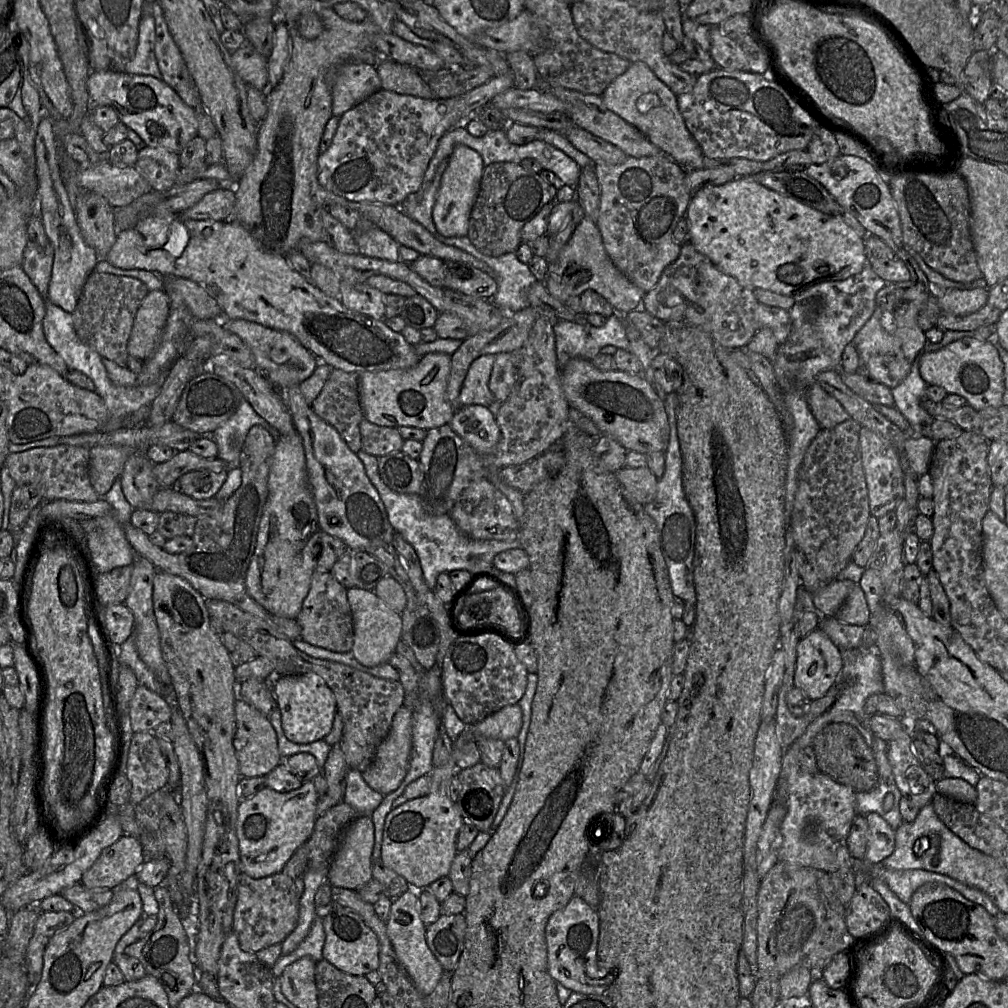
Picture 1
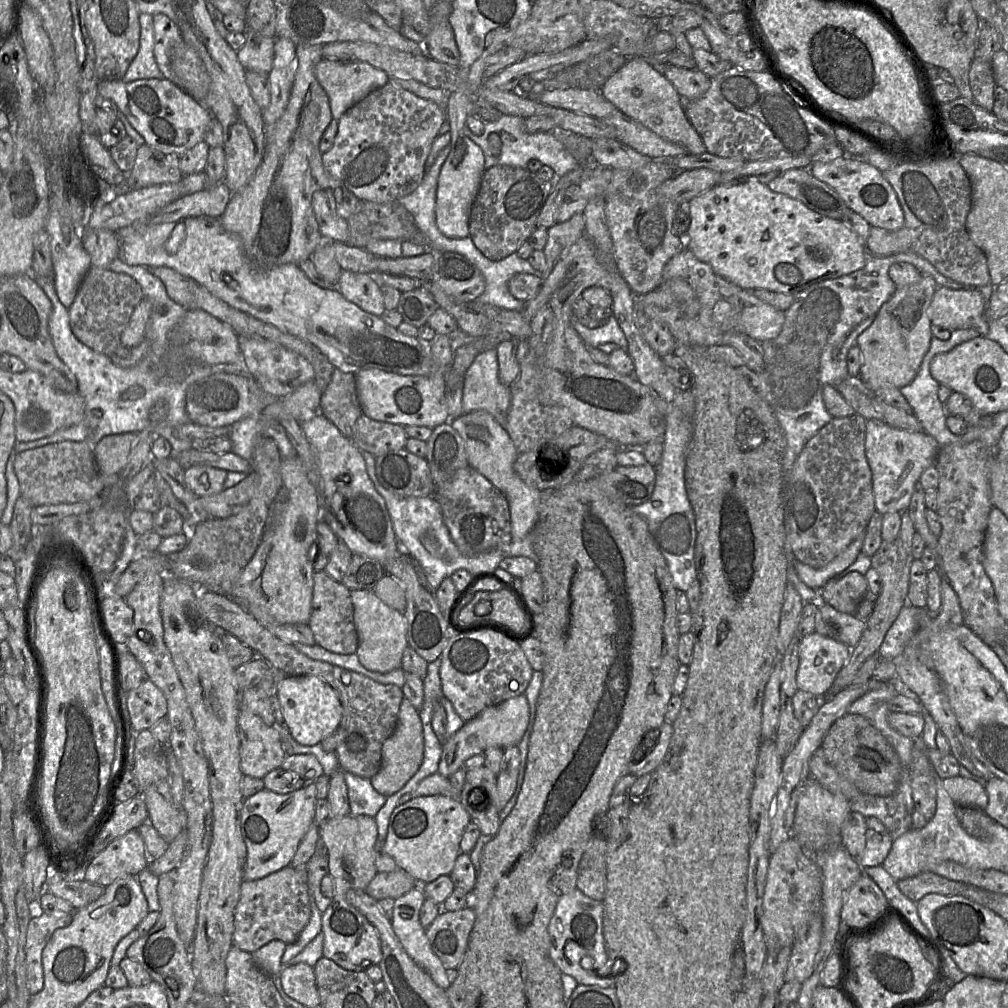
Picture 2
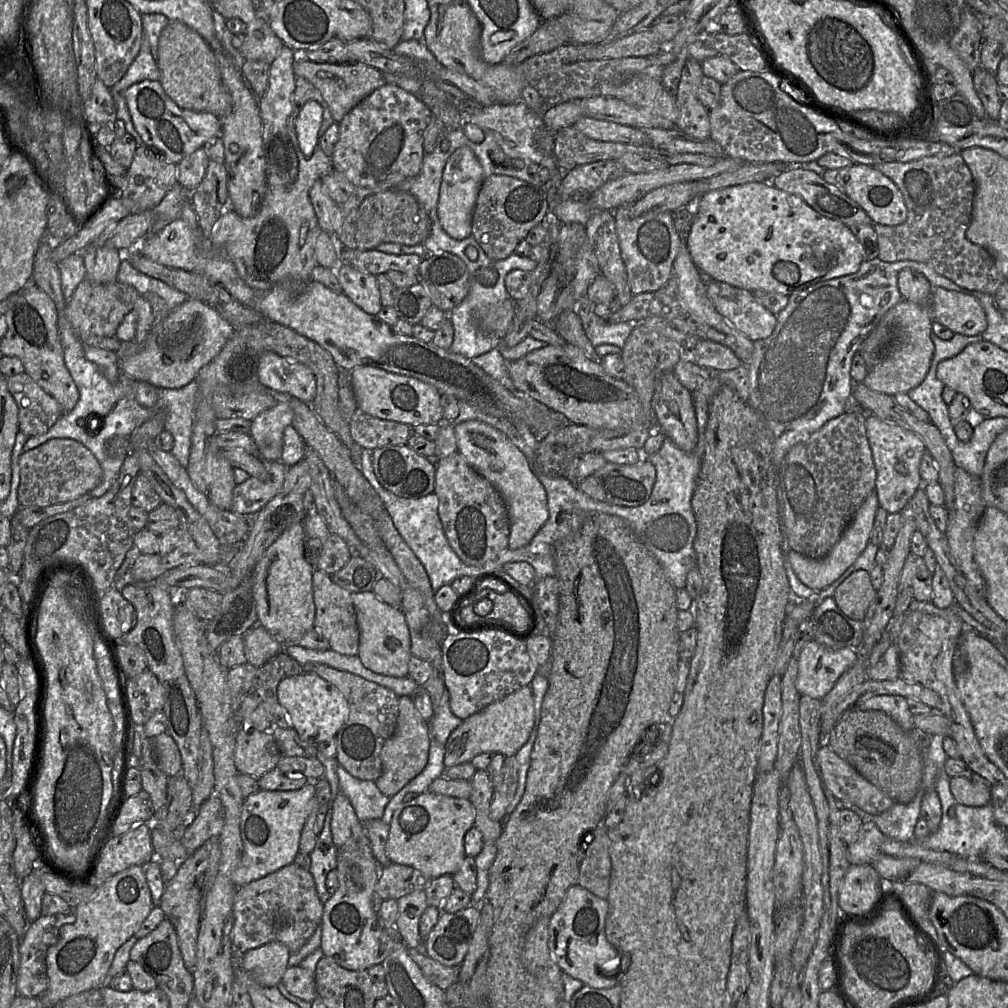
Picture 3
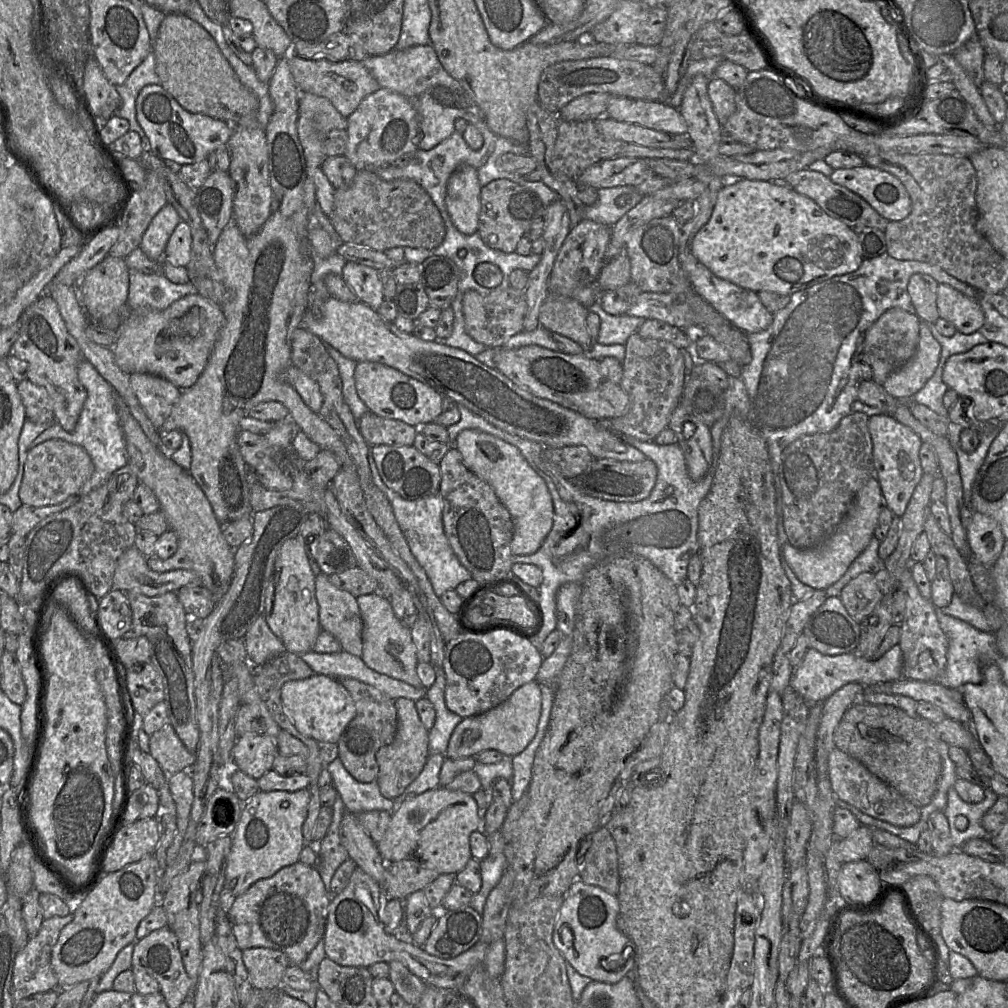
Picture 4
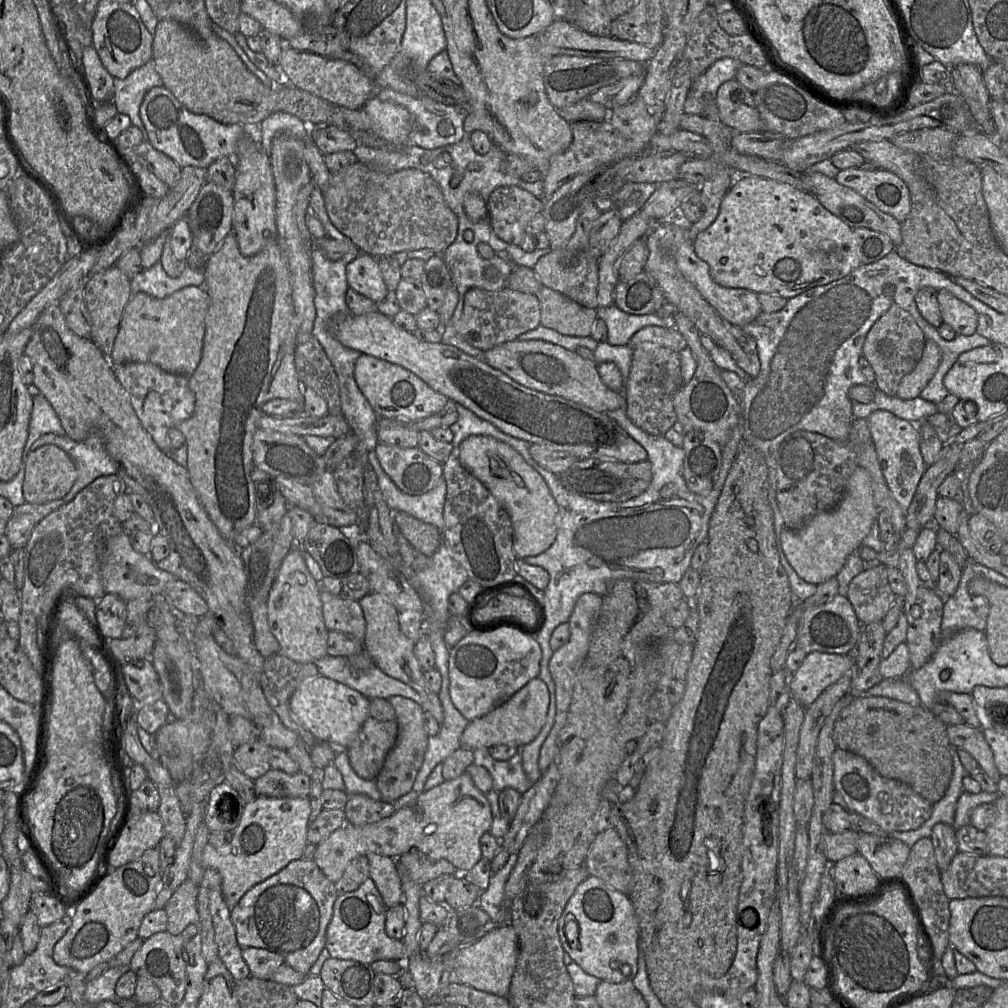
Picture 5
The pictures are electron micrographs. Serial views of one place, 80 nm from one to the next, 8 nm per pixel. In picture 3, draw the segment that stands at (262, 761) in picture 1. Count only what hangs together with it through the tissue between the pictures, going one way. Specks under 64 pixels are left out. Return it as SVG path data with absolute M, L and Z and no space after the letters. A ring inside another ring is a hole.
M240 724L234 750L234 763L239 774L258 780L276 768L281 757L272 730L259 731Z

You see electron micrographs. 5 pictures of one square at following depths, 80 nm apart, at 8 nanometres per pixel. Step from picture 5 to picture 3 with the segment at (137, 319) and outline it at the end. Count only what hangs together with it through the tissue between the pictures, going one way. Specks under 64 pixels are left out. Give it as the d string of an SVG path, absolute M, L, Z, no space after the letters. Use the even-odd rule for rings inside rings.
M189 298L157 323L141 343L135 338L122 342L116 352L125 376L146 381L158 388L181 388L199 374L222 350L235 329L215 309L205 302Z

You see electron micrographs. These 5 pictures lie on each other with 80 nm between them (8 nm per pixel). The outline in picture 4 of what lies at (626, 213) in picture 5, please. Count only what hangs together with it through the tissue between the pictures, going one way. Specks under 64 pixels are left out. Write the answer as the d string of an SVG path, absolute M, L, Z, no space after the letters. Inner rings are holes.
M617 186L612 188L602 188L597 190L598 199L592 205L582 206L582 220L590 220L597 223L613 226L629 210L634 208L645 194L641 194L636 186Z

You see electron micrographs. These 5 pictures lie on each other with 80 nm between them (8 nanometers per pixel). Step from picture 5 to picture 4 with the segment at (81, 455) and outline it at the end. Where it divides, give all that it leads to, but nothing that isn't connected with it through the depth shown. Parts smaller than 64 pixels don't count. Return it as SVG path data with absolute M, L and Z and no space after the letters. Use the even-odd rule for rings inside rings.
M85 359L79 362L77 374L79 381L87 391L87 398L74 431L64 430L55 421L29 445L29 450L51 439L60 439L83 447L94 464L94 472L80 491L75 494L82 497L104 484L115 471L128 464L128 453L117 411L117 393L95 367Z

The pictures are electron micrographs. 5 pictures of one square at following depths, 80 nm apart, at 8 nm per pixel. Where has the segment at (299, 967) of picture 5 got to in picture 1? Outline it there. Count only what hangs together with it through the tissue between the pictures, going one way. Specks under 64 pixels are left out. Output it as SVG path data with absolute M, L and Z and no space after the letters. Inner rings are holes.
M244 872L238 876L237 902L233 914L233 931L240 948L257 953L275 944L281 944L295 929L299 918L300 897L294 879L283 873L254 879Z

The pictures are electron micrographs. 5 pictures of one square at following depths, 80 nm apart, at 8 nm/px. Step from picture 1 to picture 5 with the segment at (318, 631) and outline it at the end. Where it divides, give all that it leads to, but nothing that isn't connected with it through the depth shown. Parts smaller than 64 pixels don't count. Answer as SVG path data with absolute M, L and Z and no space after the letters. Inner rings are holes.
M321 586L320 599L327 629L351 635L364 644L366 622L359 601L333 595Z

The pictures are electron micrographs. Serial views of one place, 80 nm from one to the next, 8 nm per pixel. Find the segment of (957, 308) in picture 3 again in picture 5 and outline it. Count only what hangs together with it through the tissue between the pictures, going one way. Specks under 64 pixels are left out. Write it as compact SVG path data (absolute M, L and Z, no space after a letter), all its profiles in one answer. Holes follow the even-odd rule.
M947 290L938 291L937 298L944 323L952 326L958 335L976 333L978 314L973 307Z

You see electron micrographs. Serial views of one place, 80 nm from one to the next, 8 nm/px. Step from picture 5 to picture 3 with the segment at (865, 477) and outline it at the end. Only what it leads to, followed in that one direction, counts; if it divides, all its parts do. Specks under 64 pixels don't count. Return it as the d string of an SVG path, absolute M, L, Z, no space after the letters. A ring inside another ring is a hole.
M873 491L864 500L839 541L832 548L830 553L823 558L812 559L801 555L794 550L789 550L786 558L792 565L799 580L810 589L816 591L817 594L836 581L857 560L869 543L878 507L878 496L876 491Z

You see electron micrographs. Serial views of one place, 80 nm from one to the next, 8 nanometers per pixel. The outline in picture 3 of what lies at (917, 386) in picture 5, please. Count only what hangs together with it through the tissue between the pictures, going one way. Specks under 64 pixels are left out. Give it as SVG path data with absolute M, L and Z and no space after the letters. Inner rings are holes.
M902 299L898 304L896 304L894 307L889 309L883 315L883 317L880 319L880 321L878 322L876 327L869 333L869 335L862 343L861 348L859 350L861 352L861 354L863 355L863 357L864 357L864 353L880 353L880 356L881 356L881 353L884 352L883 355L881 356L881 358L879 359L879 361L877 362L877 364L868 371L868 374L866 375L866 377L864 378L862 383L865 386L867 386L868 388L870 388L871 390L886 393L888 395L894 395L897 393L907 393L909 390L919 386L924 381L924 379L929 371L929 368L930 368L931 362L932 362L932 358L934 355L935 346L931 339L931 334L933 333L933 331L932 331L933 321L934 320L932 319L930 305L920 305L920 304L911 302L909 300Z

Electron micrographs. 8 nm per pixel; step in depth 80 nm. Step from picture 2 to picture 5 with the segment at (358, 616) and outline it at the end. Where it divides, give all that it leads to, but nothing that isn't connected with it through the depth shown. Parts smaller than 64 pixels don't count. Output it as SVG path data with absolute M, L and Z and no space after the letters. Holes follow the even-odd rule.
M375 592L363 597L359 603L366 622L364 649L373 659L375 666L388 676L413 688L422 698L423 711L429 712L441 725L444 721L441 701L438 694L430 690L424 679L424 671L414 653L415 643L408 639L400 629L398 610L387 598Z

